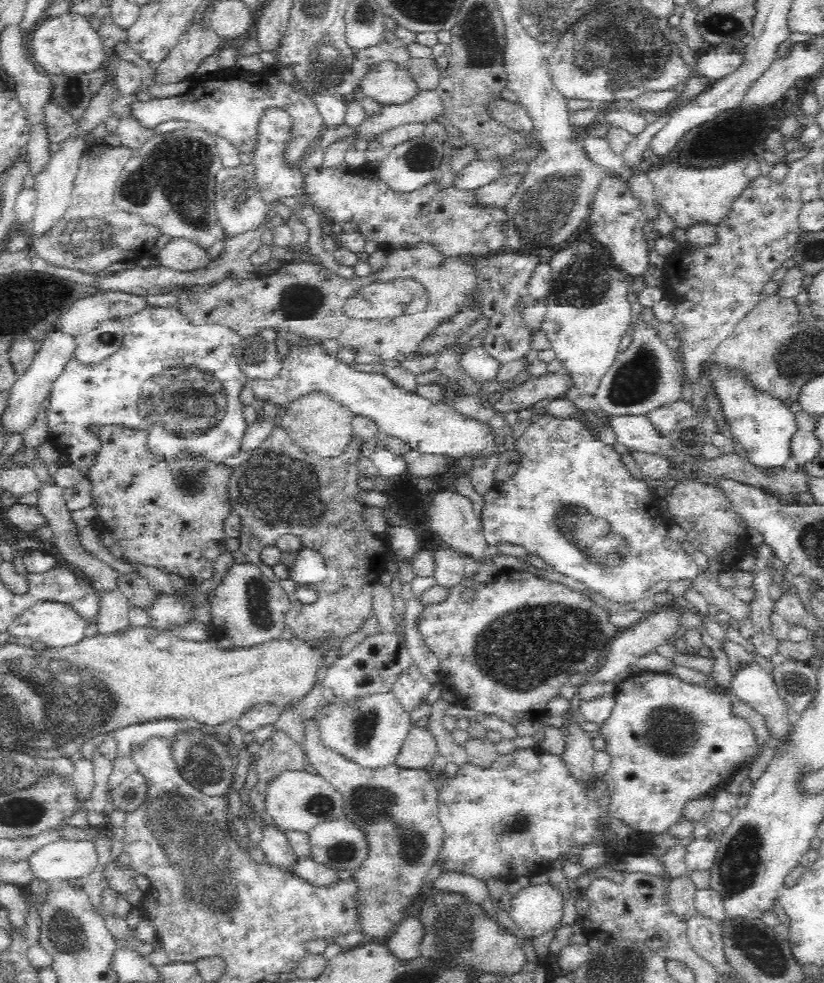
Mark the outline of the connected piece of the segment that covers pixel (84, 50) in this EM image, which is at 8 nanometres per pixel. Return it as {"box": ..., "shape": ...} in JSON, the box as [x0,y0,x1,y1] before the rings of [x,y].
{"box":[26,12,106,77],"shape":[[[72,12],[44,17],[42,24],[28,35],[26,45],[36,64],[44,68],[47,77],[68,73],[87,75],[101,67],[106,53],[97,31],[90,25],[88,18]]]}

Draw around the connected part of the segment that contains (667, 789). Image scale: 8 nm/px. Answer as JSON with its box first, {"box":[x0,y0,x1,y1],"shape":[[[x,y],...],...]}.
{"box":[599,671,758,835],"shape":[[[632,671],[627,679],[616,685],[615,705],[610,718],[600,726],[599,734],[605,739],[605,749],[610,753],[611,765],[602,776],[605,790],[610,792],[612,797],[612,806],[609,811],[609,817],[624,822],[632,829],[638,829],[642,832],[652,833],[653,835],[662,834],[669,830],[676,822],[684,817],[684,808],[688,802],[694,802],[698,798],[711,798],[724,791],[729,780],[732,780],[738,770],[750,762],[758,754],[758,742],[754,730],[750,727],[744,718],[732,712],[732,703],[730,696],[724,694],[722,687],[712,688],[712,686],[701,686],[695,683],[688,683],[679,678],[661,674],[660,672],[639,672]]]}

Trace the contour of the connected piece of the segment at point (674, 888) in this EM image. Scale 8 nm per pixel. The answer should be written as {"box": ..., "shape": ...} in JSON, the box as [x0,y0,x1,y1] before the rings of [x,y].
{"box":[667,870,697,920],"shape":[[[687,870],[684,874],[667,878],[669,893],[667,899],[670,908],[680,917],[688,920],[697,915],[694,909],[694,894],[697,890],[692,883],[690,874],[692,871]]]}

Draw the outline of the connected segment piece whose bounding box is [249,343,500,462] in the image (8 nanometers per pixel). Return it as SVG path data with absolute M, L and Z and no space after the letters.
M318 343L313 344L308 352L291 348L288 357L283 360L282 372L272 382L250 382L255 398L272 403L283 411L298 396L310 394L312 390L323 390L336 402L347 406L353 415L371 418L379 433L404 441L410 451L439 455L456 462L464 456L472 459L486 458L500 450L498 437L494 436L492 426L487 421L472 419L447 403L432 402L406 391L382 374L349 370L336 356L326 356Z

